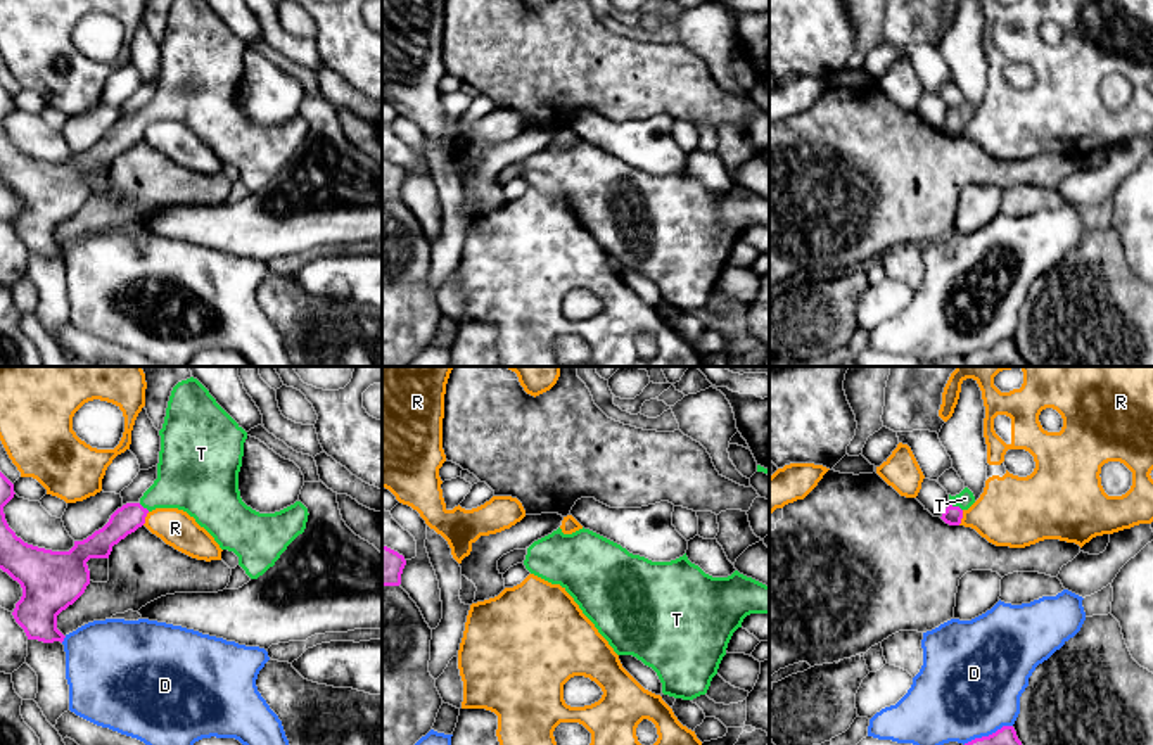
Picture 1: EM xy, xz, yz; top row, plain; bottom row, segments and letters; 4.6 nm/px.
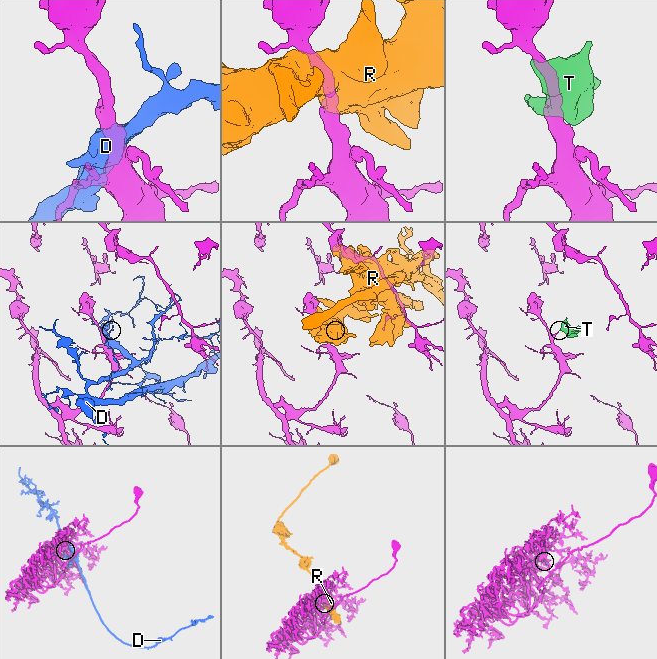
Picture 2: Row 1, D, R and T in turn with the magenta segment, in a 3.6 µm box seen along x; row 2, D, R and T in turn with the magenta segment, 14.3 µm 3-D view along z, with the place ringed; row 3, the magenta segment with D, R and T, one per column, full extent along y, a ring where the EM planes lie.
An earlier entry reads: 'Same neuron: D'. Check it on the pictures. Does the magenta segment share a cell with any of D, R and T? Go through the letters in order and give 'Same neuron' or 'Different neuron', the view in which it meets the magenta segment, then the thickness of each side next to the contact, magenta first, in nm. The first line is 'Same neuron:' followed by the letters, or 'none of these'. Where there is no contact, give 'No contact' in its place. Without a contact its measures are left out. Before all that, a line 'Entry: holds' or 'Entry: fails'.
Entry: fails
Same neuron: T
D: Different neuron. Touches magenta in yz. Thickness 90 nm (magenta) against 480 nm
R: Different neuron. Touches magenta in yz. Thickness 90 nm (magenta) against 320 nm
T: Same neuron. Touches magenta in yz. Thickness 90 nm (magenta) against 80 nm

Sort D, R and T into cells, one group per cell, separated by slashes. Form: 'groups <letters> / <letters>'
groups D / R / T

